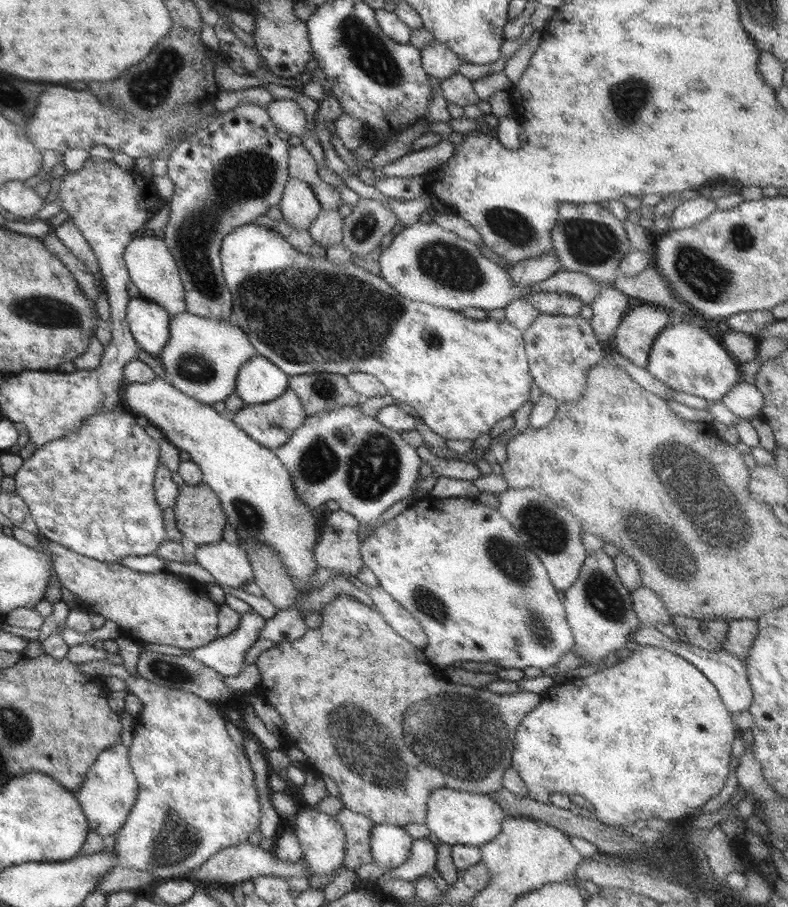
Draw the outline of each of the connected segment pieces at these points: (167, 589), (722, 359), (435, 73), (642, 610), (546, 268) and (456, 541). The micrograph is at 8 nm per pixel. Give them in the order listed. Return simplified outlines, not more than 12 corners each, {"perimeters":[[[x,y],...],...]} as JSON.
{"perimeters":[[[48,541],[79,608],[142,644],[218,637],[206,585]],[[676,320],[646,369],[673,390],[721,401],[736,359],[706,330]],[[438,40],[420,49],[426,74],[440,82],[463,63]],[[644,586],[631,591],[642,625],[672,624],[658,594]],[[553,250],[505,267],[516,288],[562,270]],[[477,498],[360,554],[432,665],[544,672],[574,646],[542,562]]]}

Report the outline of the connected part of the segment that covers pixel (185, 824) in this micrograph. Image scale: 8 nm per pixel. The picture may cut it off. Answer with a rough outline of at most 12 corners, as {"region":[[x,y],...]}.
{"region":[[100,659],[142,701],[116,864],[181,879],[262,816],[220,709]]}

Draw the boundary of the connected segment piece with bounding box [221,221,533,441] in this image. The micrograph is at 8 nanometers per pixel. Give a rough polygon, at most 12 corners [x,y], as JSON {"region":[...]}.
{"region":[[260,221],[231,321],[289,377],[371,374],[475,441],[530,400],[523,333],[404,298]]}

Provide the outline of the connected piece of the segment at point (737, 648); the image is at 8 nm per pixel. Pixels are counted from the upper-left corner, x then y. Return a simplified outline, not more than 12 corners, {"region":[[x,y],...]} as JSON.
{"region":[[731,620],[721,650],[745,663],[757,620]]}

